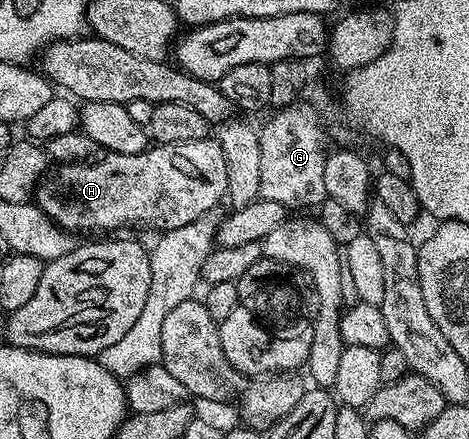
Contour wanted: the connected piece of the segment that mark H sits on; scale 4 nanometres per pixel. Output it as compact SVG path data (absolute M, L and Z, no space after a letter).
M215 137L198 141L156 143L148 146L142 153L108 153L103 157L97 157L87 163L61 163L55 168L57 171L49 170L36 184L34 202L56 226L77 233L76 231L92 231L95 227L104 231L107 227L116 227L124 222L145 223L148 227L157 227L156 231L163 233L187 225L217 206L228 190L226 157L222 157L222 149Z

